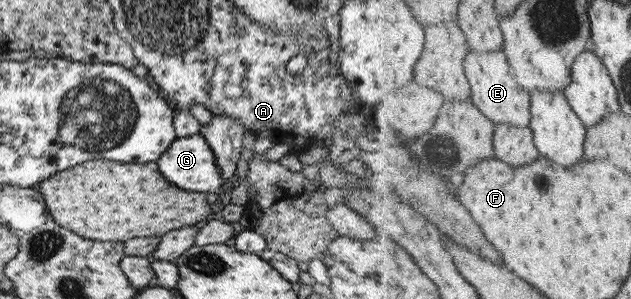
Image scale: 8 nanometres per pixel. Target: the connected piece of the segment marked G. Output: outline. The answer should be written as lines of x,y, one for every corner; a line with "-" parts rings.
200,134
192,136
176,137
173,142
166,148
156,162
160,174
174,186
190,192
203,192
212,194
220,190
222,180
218,169
215,165
213,152
205,142
205,138

